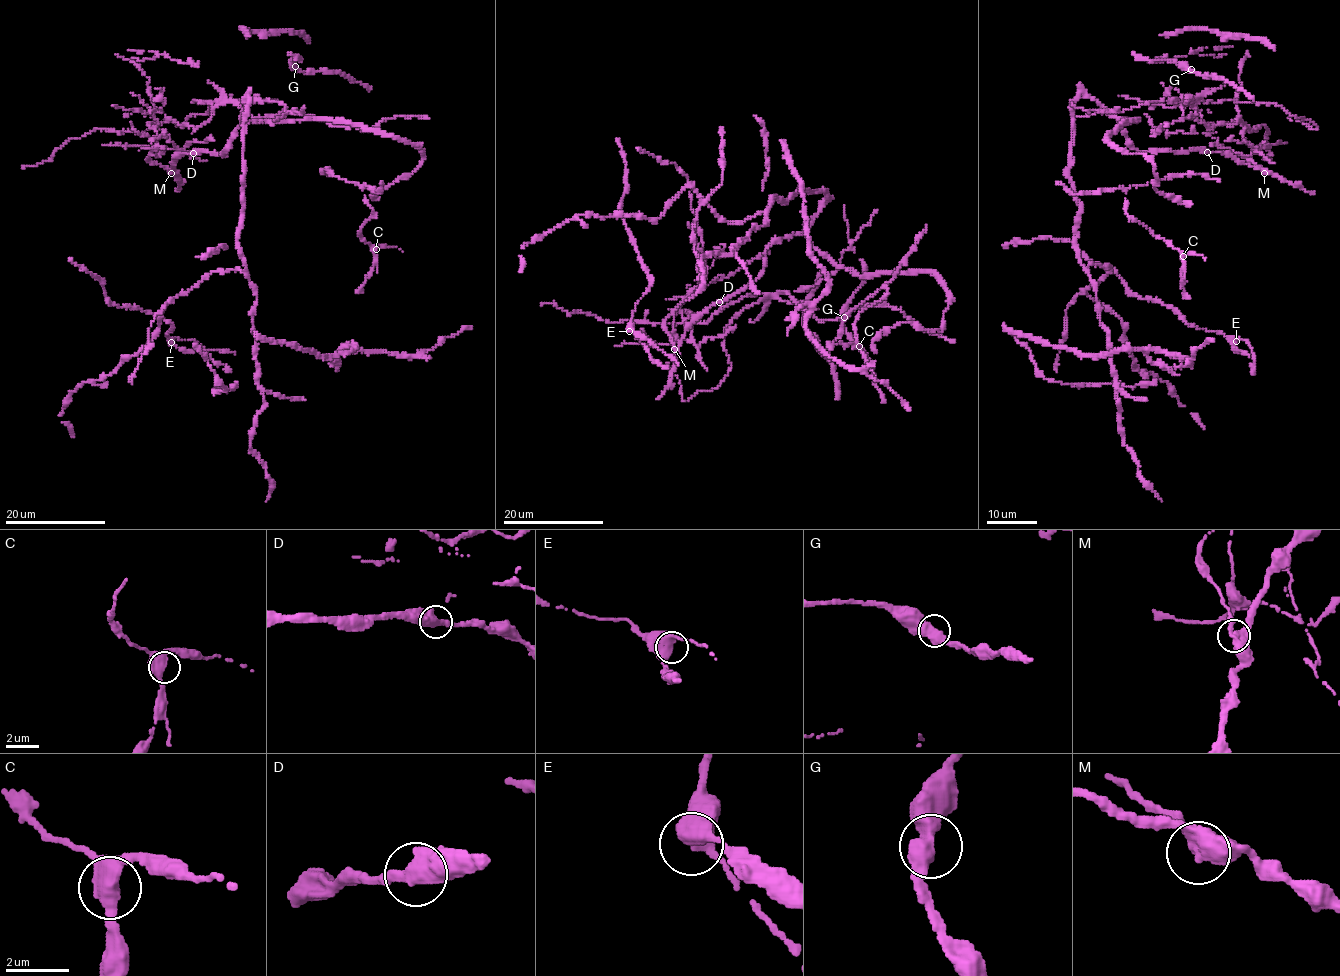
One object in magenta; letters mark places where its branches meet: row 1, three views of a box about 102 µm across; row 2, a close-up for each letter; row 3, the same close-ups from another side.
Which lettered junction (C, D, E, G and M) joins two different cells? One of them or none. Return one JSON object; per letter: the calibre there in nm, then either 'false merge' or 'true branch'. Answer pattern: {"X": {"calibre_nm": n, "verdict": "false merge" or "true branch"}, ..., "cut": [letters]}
{"C": {"calibre_nm": 360, "verdict": "true branch"}, "D": {"calibre_nm": 420, "verdict": "true branch"}, "E": {"calibre_nm": 380, "verdict": "true branch"}, "G": {"calibre_nm": 480, "verdict": "true branch"}, "M": {"calibre_nm": 380, "verdict": "false merge"}, "cut": ["M"]}

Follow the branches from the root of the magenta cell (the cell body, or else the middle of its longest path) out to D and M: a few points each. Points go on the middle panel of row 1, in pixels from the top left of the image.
D: (784, 237), (766, 249), (764, 269), (758, 278), (719, 302)
M: (784, 237), (766, 249), (764, 269), (758, 278), (712, 304), (691, 323), (679, 346), (674, 349)

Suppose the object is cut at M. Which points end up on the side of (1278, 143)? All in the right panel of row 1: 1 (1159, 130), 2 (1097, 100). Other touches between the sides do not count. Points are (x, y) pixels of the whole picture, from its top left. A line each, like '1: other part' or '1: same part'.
1: same part
2: other part

